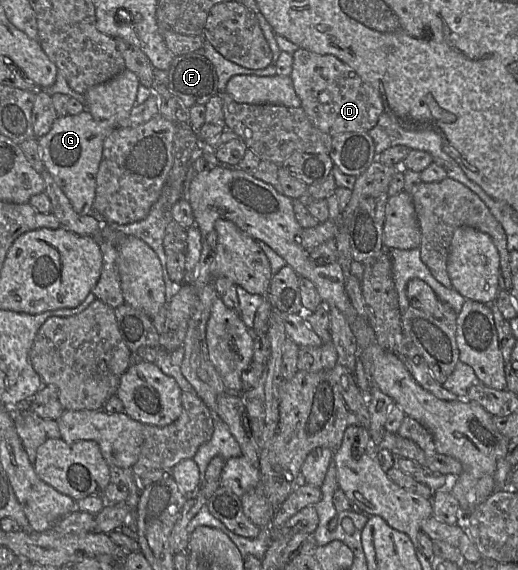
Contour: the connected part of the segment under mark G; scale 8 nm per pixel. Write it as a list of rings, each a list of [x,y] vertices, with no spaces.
[[[151,96],[144,103],[135,104],[128,114],[117,114],[105,120],[95,119],[88,110],[76,115],[59,116],[51,130],[37,138],[46,170],[69,199],[76,213],[90,215],[93,209],[96,178],[106,137],[115,129],[143,124],[158,114],[160,113],[156,97]]]

